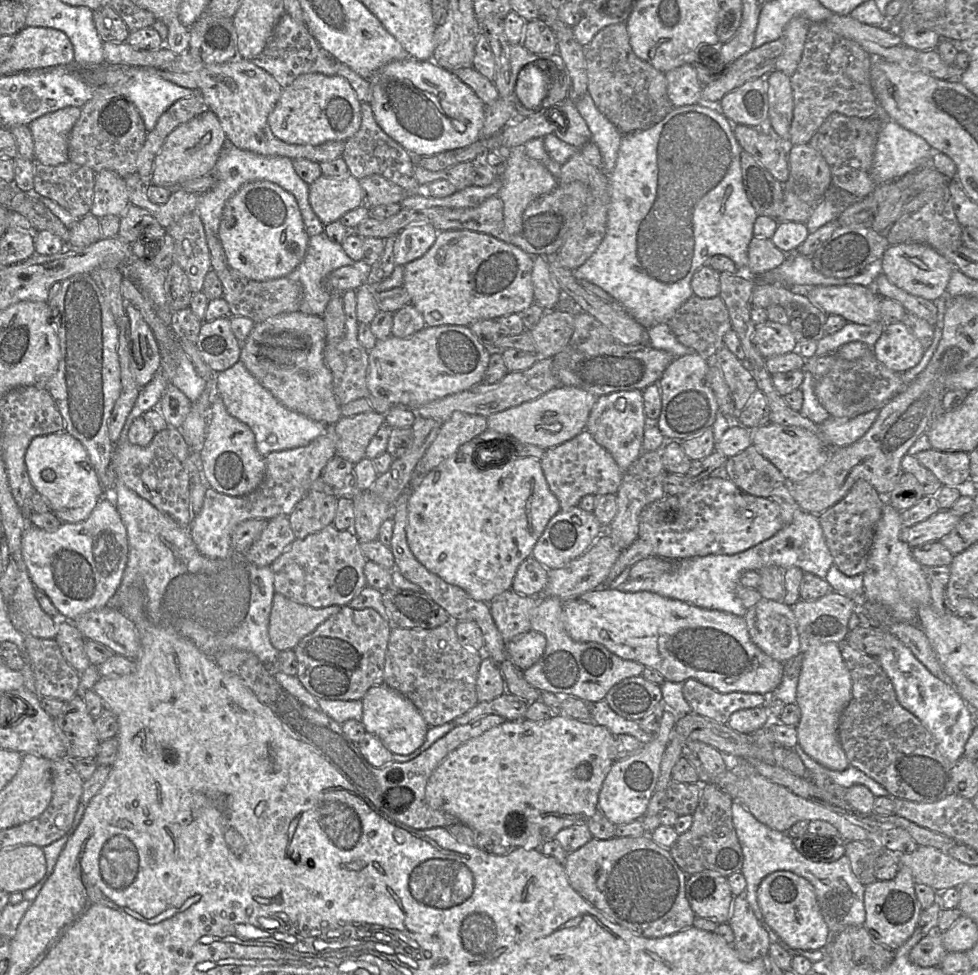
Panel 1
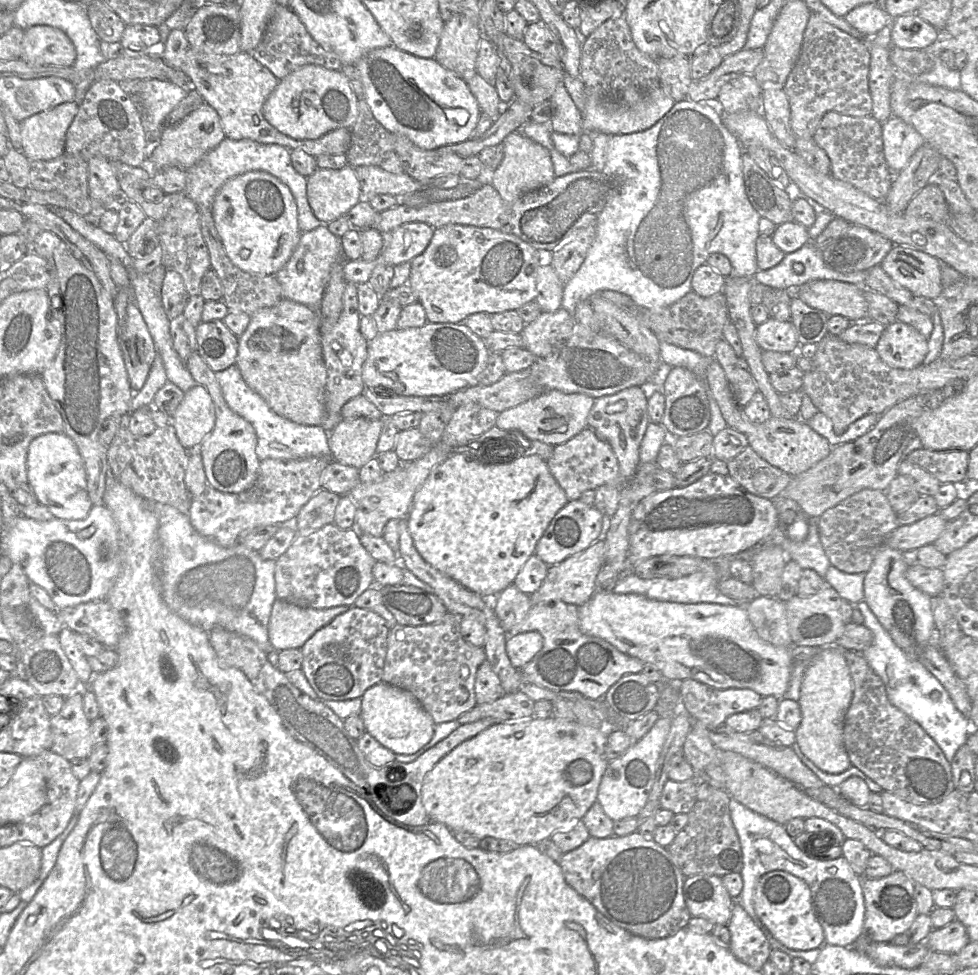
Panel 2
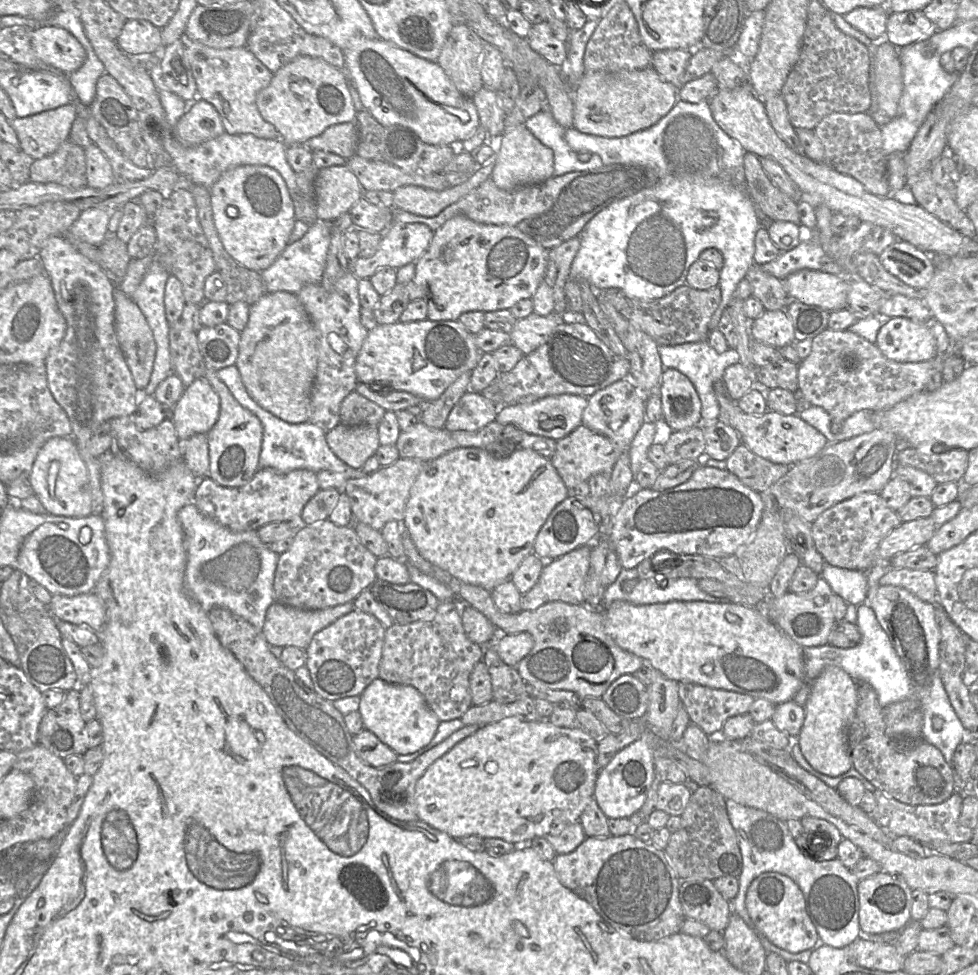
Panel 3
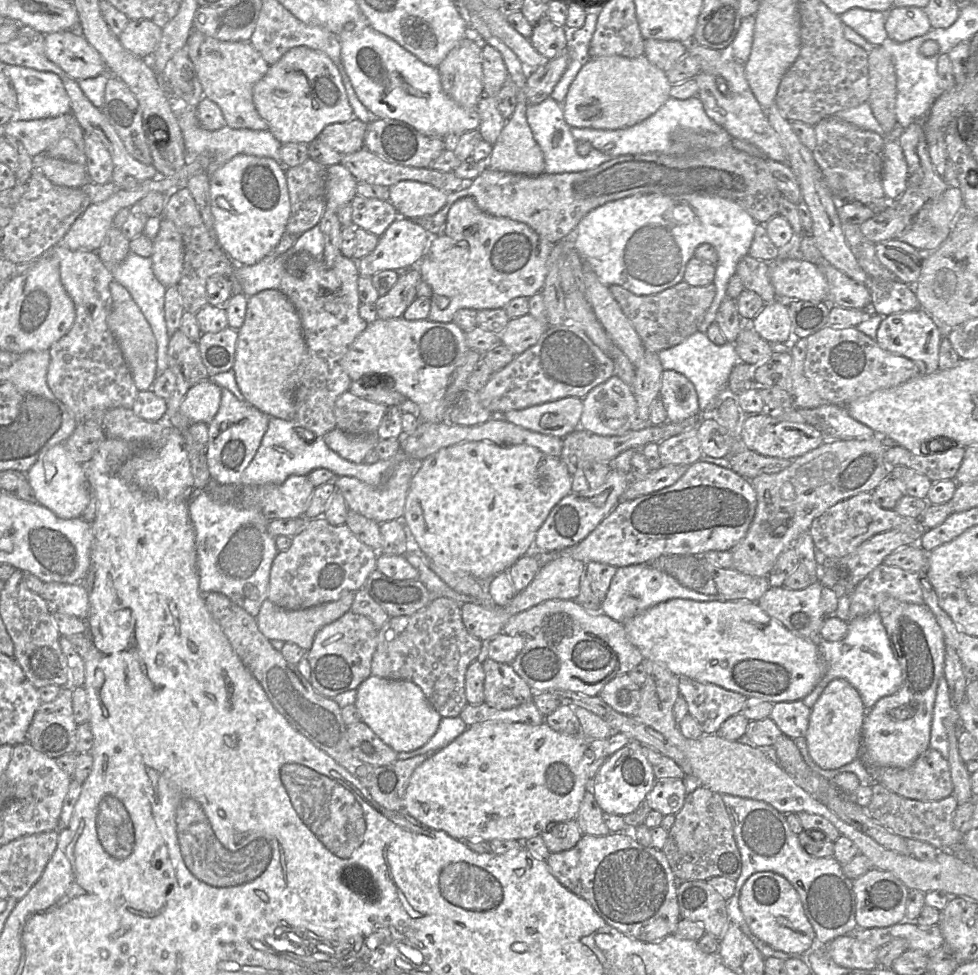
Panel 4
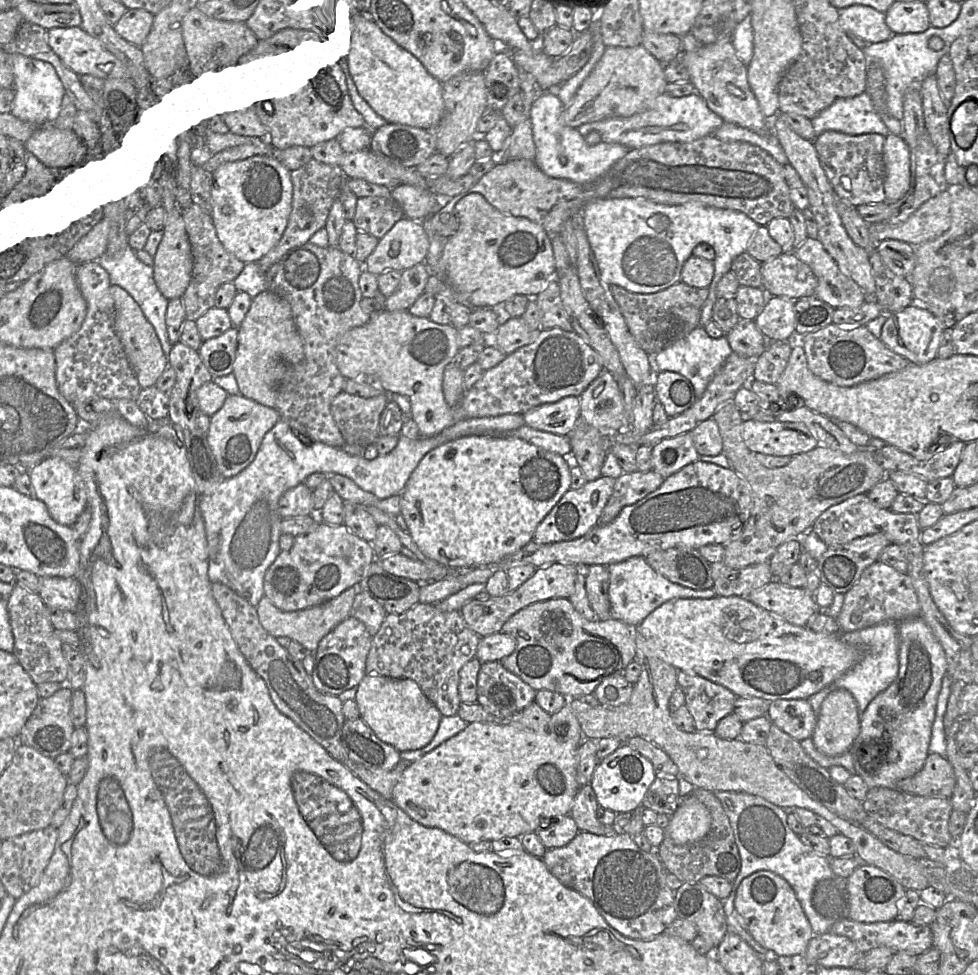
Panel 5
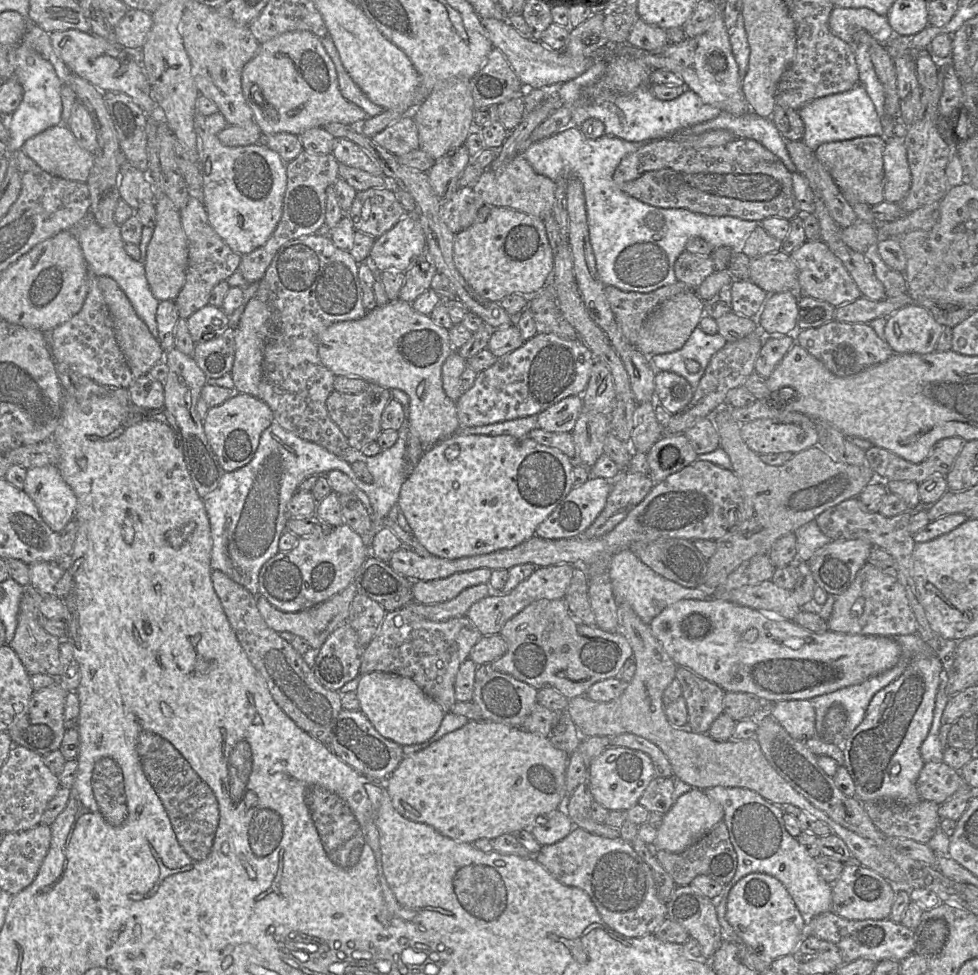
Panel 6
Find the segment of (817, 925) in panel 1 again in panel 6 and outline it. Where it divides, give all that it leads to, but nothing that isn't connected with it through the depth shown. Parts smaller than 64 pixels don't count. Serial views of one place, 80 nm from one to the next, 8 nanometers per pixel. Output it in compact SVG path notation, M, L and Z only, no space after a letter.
M750 873L730 890L726 920L735 934L756 953L777 959L792 955L805 936L806 923L784 885L764 873Z

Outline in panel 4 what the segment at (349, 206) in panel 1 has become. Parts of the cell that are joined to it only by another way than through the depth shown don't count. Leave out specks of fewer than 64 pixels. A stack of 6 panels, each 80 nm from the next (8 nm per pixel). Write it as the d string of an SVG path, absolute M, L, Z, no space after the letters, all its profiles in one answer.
M342 165L327 167L326 209L337 212L341 207L351 203L356 196L357 180Z

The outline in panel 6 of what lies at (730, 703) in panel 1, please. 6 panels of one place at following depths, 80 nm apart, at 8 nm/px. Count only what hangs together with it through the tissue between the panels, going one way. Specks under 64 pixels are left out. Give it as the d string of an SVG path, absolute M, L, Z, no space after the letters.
M683 666L677 667L676 679L687 706L687 728L695 733L707 733L713 721L723 713L726 692Z

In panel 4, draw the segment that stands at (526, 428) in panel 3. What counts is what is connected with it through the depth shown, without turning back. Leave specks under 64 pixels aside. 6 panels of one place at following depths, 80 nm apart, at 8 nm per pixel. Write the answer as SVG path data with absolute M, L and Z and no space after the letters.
M568 396L555 401L511 410L502 418L527 430L563 439L580 425L583 401Z

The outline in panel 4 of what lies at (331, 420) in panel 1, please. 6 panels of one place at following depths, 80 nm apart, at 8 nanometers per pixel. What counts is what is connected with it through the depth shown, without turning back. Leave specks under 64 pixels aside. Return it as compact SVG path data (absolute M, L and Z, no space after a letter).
M278 289L248 298L243 325L238 330L233 371L244 400L271 417L292 420L294 392L308 362L308 347L294 304Z

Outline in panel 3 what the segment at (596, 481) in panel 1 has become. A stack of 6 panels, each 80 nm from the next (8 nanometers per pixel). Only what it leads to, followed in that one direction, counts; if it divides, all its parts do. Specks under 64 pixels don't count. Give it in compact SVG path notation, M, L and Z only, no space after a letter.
M581 423L567 436L557 441L555 452L550 458L550 461L563 480L565 486L568 488L570 495L570 491L572 491L578 484L584 481L587 482L587 480L595 474L609 473L610 476L618 456L619 451L609 438L592 431Z

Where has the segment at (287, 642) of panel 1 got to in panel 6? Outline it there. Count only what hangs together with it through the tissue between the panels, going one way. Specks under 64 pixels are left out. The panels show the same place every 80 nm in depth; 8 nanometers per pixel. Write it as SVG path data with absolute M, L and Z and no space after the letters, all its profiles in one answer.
M350 583L344 590L327 601L298 612L283 612L275 608L265 597L257 595L257 608L271 629L277 633L287 631L295 636L302 637L309 643L311 648L319 650L327 637L336 628L347 623L350 606L356 593L355 585Z

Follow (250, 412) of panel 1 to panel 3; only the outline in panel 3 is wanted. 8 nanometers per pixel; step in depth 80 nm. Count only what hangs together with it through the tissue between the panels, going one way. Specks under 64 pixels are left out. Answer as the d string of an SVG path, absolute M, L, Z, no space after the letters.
M236 365L217 370L216 373L234 398L244 408L255 414L262 423L263 438L259 455L259 469L272 468L280 473L296 469L307 469L315 473L321 470L330 470L344 473L347 478L359 478L365 475L362 468L349 467L332 452L326 441L326 433L320 427L309 422L300 424L286 422L258 405L248 394Z

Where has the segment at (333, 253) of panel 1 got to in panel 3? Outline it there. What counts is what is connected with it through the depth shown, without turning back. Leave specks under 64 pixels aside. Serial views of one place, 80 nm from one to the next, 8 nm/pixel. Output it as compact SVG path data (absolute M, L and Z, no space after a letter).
M316 220L302 238L288 244L274 263L260 272L268 292L296 294L306 284L321 284L331 239L332 222Z

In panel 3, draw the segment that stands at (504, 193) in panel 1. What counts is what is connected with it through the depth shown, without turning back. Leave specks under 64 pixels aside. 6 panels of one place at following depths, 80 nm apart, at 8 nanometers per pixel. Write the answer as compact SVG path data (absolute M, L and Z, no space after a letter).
M520 124L504 130L496 143L496 162L490 178L499 189L511 191L542 183L553 177L553 170L552 151L536 139L525 124Z

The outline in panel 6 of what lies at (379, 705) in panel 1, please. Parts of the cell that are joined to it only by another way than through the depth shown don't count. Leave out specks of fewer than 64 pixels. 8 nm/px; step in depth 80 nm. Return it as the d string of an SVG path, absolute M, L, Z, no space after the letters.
M384 672L360 675L356 689L360 711L384 738L401 746L427 741L438 730L445 715L440 706L410 678Z

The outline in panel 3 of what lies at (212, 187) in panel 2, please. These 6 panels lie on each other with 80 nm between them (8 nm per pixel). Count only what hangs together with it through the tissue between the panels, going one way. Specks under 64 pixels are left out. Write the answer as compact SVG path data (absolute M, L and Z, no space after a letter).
M224 132L216 138L191 147L183 146L172 135L168 135L164 139L164 147L173 159L173 167L186 180L189 187L190 185L202 185L210 189L224 172L237 166L268 166L282 176L292 202L296 198L296 173L286 160L284 142L258 138L252 134L231 135Z

